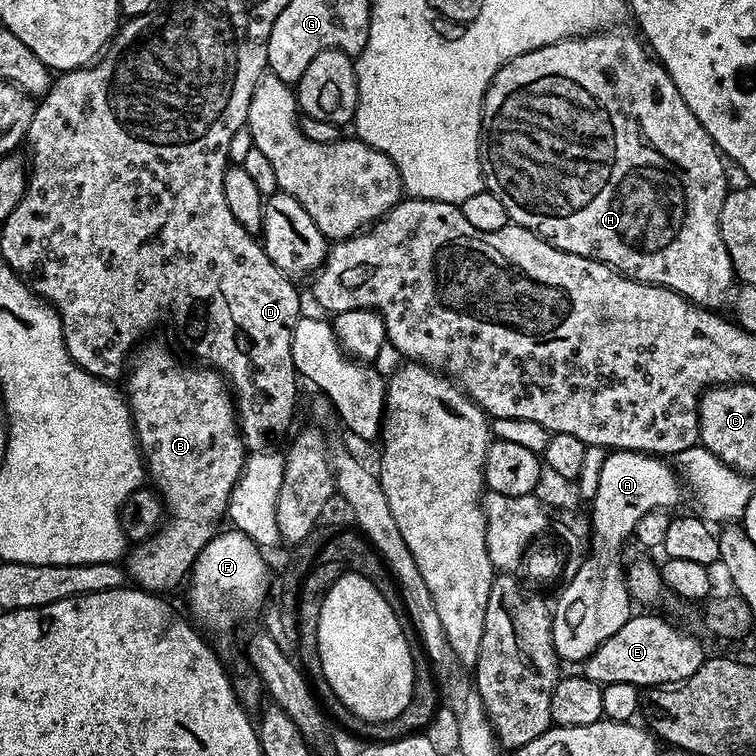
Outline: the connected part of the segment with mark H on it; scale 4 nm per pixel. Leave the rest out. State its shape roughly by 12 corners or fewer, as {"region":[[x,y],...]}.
{"region":[[624,30],[498,69],[511,223],[701,308],[725,157]]}

